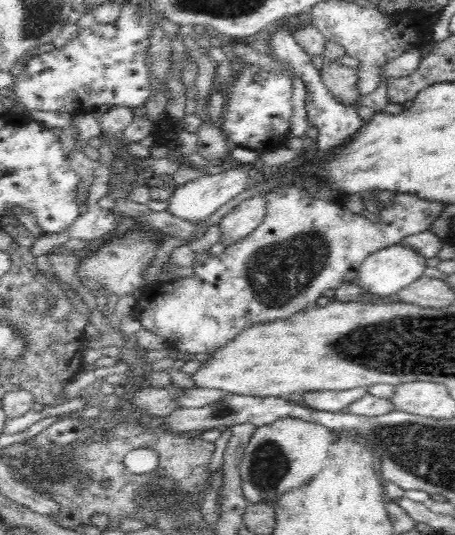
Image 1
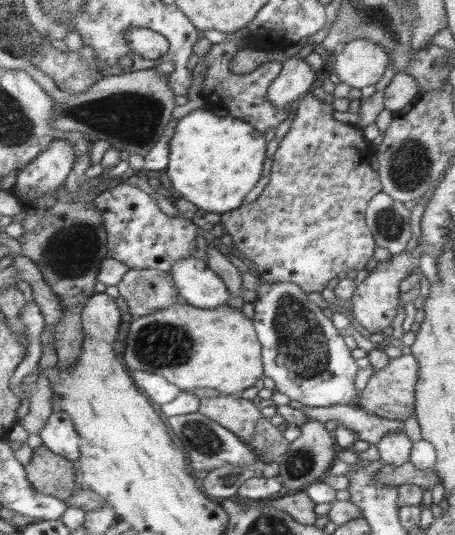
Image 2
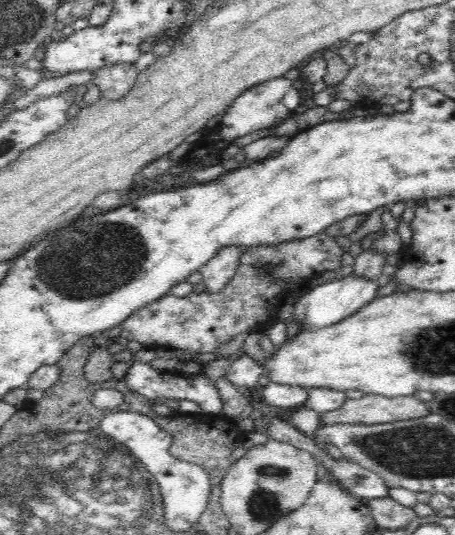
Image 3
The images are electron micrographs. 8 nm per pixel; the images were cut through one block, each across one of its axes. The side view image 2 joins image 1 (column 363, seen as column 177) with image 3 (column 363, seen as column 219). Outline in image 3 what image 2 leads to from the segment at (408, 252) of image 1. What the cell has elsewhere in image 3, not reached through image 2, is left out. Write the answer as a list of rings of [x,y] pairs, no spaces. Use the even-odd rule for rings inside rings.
[[[350,273],[339,280],[307,289],[298,296],[298,300],[294,303],[290,322],[299,322],[302,331],[336,324],[344,320],[344,318],[348,318],[351,314],[358,312],[363,306],[370,304],[376,298],[378,288],[377,278],[366,279],[366,277]]]

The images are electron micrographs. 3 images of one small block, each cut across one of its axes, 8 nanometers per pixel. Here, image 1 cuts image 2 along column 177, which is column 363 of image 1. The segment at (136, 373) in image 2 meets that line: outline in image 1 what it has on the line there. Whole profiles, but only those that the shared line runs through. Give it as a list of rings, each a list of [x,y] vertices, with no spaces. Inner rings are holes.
[[[367,386],[350,388],[350,390],[315,390],[304,392],[301,403],[310,409],[338,413],[346,411],[350,404],[360,400],[366,393],[368,393]]]

